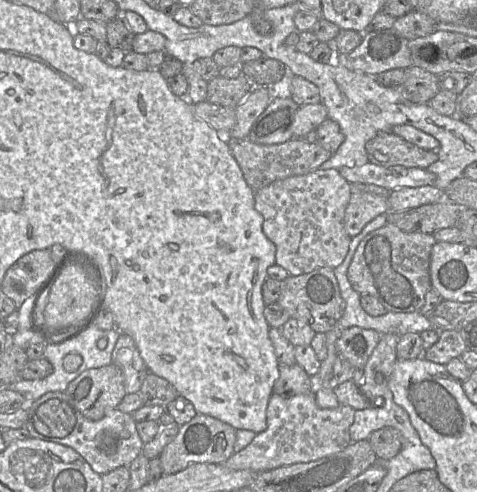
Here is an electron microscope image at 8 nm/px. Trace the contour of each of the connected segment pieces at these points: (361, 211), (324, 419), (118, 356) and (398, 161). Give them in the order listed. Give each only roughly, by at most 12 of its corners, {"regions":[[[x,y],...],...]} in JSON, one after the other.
{"regions":[[[353,191],[345,209],[352,238],[388,212],[387,197]],[[272,393],[266,430],[224,465],[259,474],[352,443],[355,410]],[[120,333],[112,363],[126,394],[139,392],[149,370],[131,336]],[[392,132],[367,141],[369,162],[427,169],[438,159]]]}

